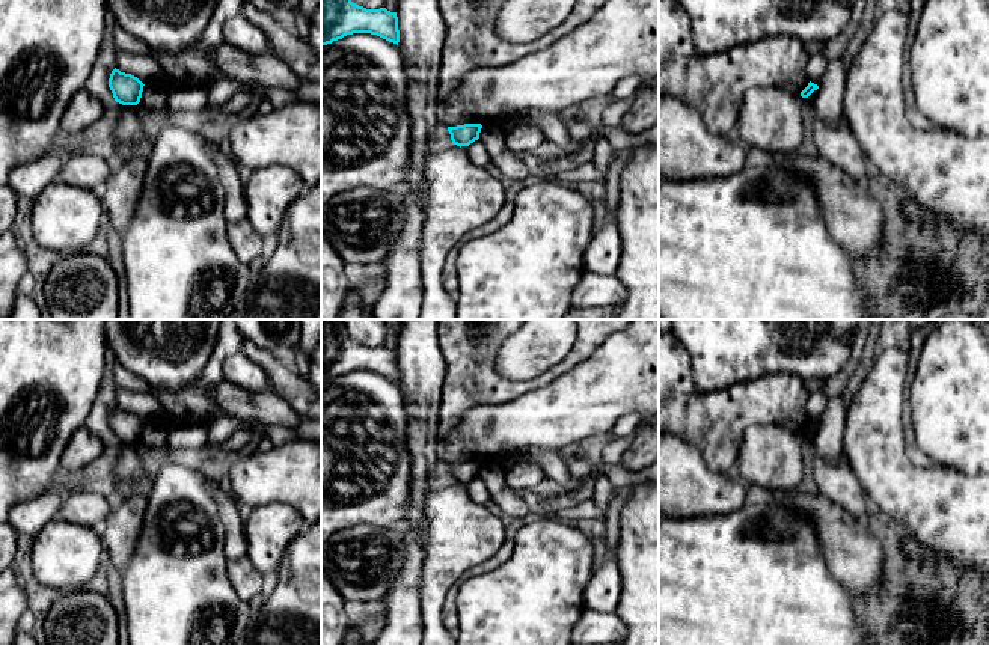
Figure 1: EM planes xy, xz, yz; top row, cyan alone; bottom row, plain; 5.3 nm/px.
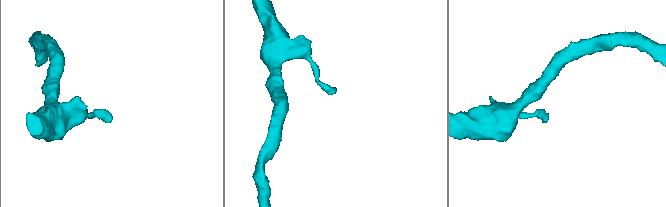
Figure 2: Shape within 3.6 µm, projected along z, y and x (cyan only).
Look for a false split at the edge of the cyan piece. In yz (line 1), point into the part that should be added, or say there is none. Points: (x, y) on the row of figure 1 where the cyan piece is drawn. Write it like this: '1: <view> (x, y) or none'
1: none

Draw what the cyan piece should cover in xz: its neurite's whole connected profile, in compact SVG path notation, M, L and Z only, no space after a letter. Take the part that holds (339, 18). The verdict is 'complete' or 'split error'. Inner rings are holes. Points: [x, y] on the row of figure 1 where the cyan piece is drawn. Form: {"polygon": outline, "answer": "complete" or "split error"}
{"polygon": "M321 0L321 45L353 33L377 35L398 45L397 12L386 8L366 9L351 0Z", "answer": "complete"}

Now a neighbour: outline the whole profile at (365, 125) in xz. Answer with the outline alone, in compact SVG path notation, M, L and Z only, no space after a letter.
M371 33L321 45L321 208L333 196L359 187L400 190L410 148L412 119L400 47Z

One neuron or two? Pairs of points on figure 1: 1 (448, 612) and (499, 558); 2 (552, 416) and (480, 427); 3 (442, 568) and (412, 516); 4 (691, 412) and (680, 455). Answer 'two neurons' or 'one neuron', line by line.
1: one neuron
2: one neuron
3: two neurons
4: two neurons

